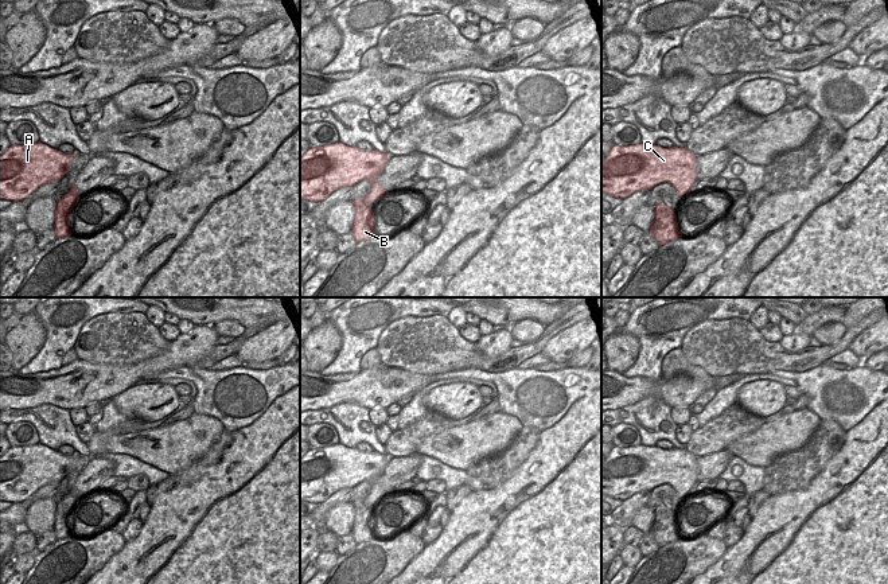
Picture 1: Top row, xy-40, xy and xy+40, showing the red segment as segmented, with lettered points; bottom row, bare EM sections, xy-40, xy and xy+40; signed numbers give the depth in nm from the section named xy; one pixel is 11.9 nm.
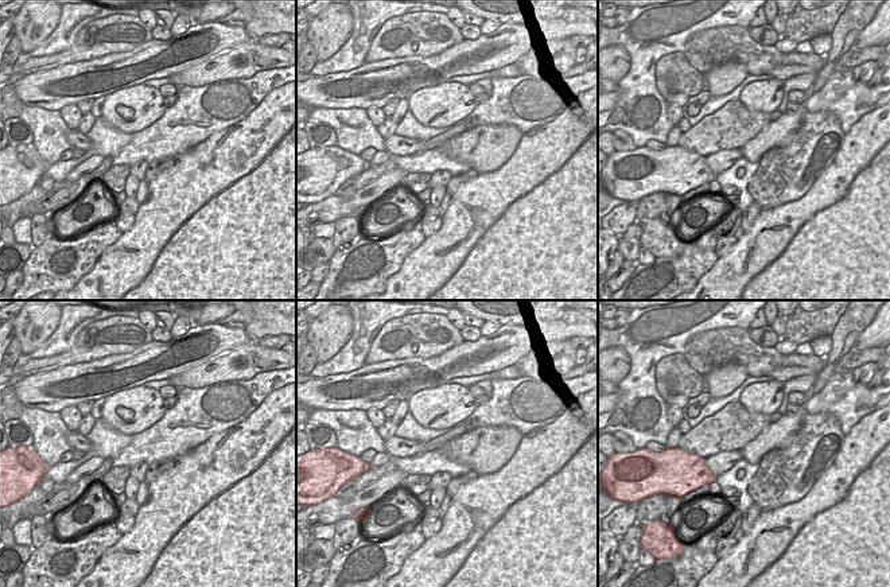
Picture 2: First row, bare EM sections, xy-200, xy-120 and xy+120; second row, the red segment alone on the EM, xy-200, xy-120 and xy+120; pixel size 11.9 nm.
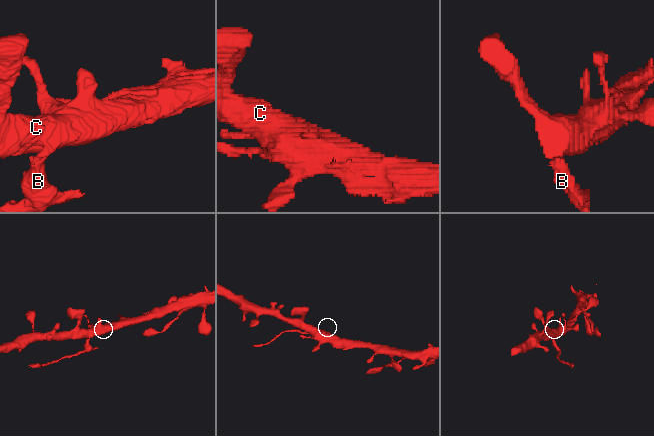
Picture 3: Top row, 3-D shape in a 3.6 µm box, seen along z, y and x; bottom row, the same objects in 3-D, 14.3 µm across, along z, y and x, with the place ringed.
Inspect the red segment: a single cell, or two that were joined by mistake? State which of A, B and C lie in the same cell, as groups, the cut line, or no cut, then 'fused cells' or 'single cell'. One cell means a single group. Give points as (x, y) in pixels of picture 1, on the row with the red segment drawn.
groups A C / B; cut xy (374, 178), (372, 182); fused cells

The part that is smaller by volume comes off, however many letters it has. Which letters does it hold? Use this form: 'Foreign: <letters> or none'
Foreign: B

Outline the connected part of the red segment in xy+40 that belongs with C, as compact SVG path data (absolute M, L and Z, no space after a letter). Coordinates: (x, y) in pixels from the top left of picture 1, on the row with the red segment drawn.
M636 144L612 145L601 161L601 191L626 199L636 191L670 183L681 195L690 195L697 182L697 155L686 147L662 148Z

